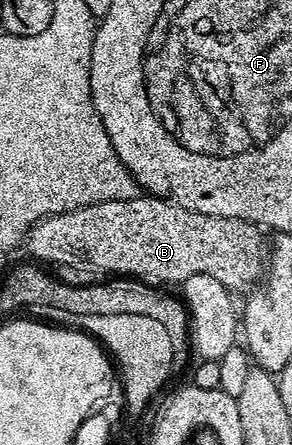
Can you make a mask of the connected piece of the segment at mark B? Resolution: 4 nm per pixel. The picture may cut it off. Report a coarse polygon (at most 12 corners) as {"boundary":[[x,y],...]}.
{"boundary":[[142,193],[39,219],[31,258],[247,292],[254,223]]}

